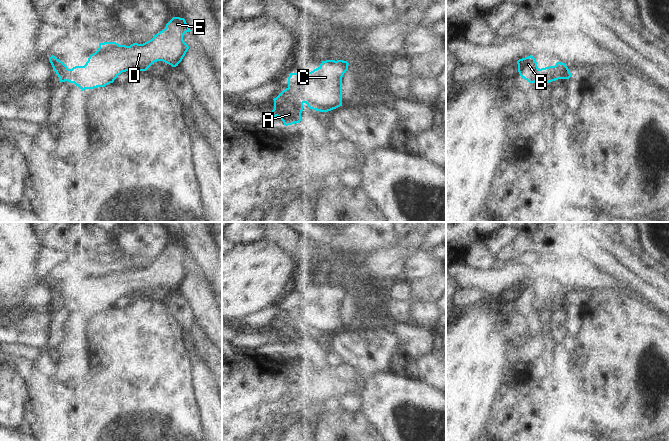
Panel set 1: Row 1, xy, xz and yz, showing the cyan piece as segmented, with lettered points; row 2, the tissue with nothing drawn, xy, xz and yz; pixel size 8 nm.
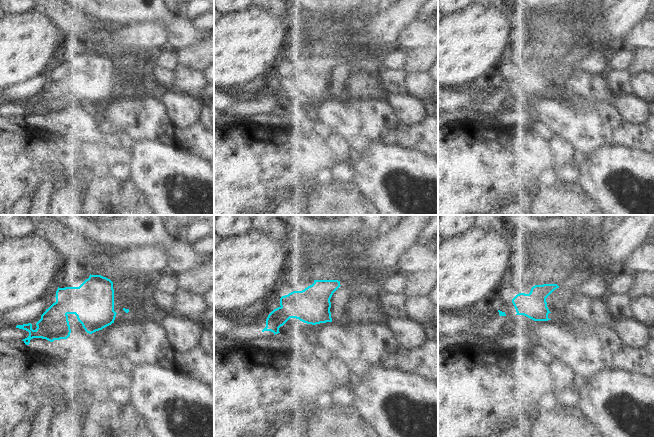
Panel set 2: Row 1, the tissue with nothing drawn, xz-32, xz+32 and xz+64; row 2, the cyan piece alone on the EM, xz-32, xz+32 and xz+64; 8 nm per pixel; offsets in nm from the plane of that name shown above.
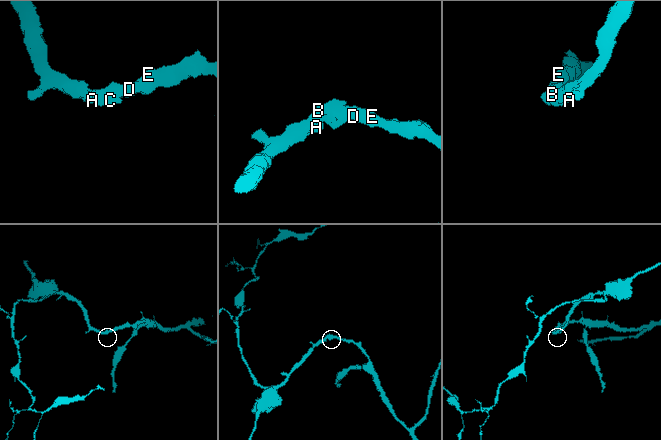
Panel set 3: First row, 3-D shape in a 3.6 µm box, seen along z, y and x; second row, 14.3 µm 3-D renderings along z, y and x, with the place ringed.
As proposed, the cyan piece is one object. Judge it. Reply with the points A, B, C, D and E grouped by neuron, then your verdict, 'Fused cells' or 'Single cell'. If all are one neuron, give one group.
Groups: A B C D E. Single cell

